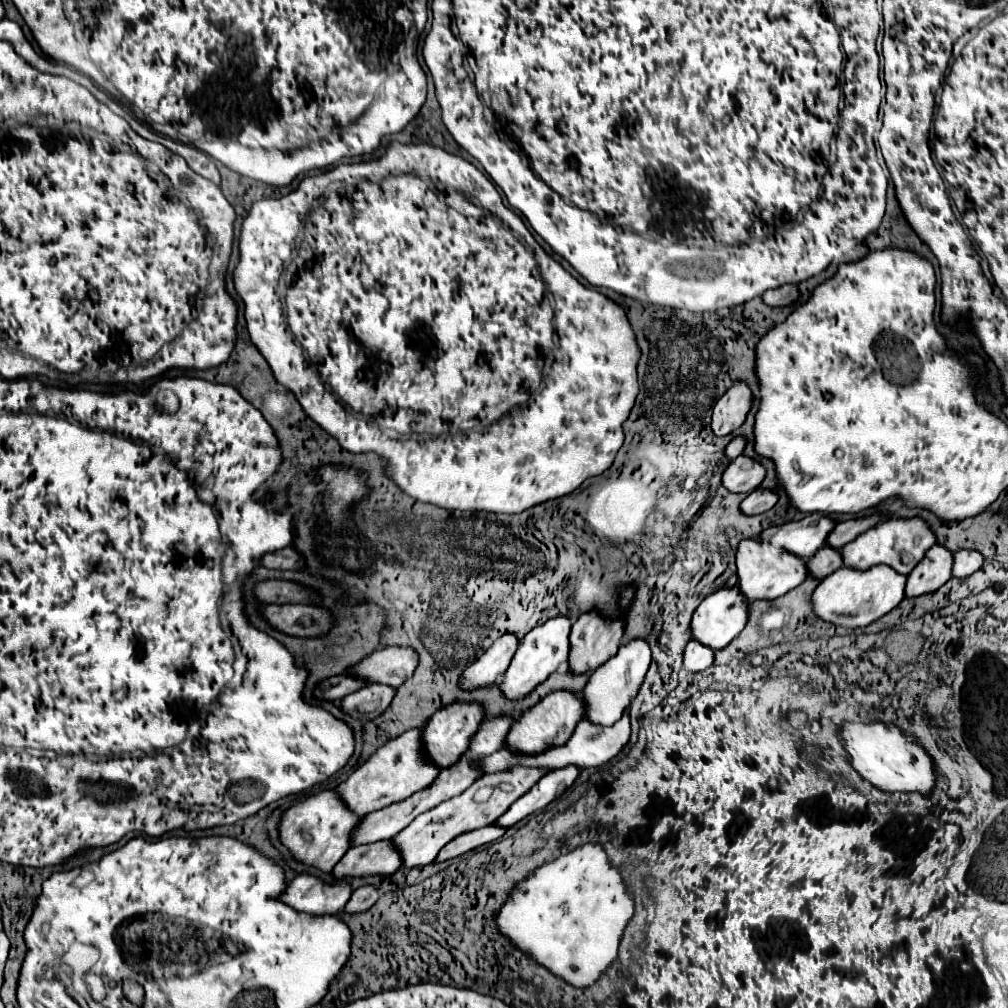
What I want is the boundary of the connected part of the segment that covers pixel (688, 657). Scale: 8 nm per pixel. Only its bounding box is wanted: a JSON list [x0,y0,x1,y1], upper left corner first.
[683,641,713,673]

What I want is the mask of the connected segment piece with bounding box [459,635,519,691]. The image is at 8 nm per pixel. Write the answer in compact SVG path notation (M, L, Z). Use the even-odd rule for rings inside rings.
M515 635L499 637L479 659L475 659L459 677L459 687L463 691L477 691L491 687L507 671L511 657L515 655L519 641Z

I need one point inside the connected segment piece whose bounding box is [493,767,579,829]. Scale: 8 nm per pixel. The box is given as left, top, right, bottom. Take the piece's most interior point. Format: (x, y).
(549, 787)

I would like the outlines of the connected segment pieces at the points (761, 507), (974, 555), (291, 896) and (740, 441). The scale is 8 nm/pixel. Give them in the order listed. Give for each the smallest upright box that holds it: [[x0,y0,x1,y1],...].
[[739,489,777,515],[951,551,983,579],[277,875,351,915],[725,437,745,459]]

